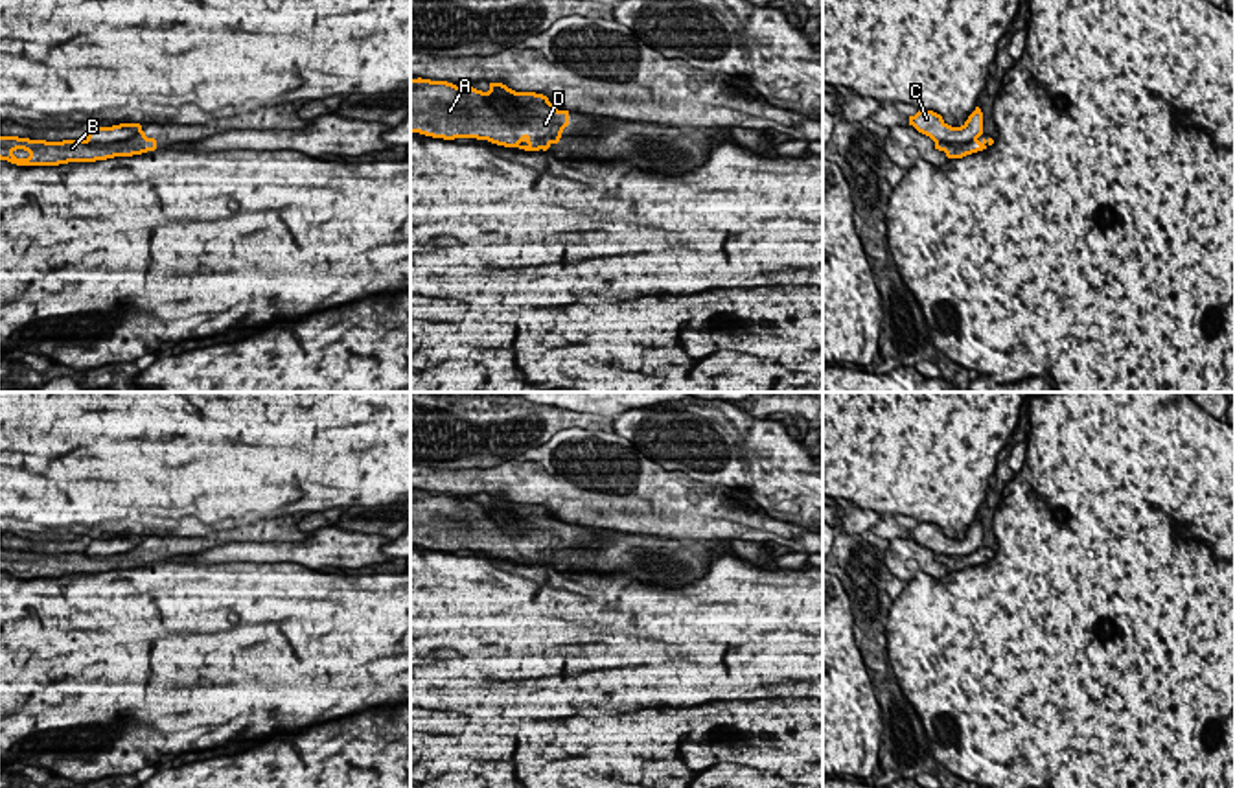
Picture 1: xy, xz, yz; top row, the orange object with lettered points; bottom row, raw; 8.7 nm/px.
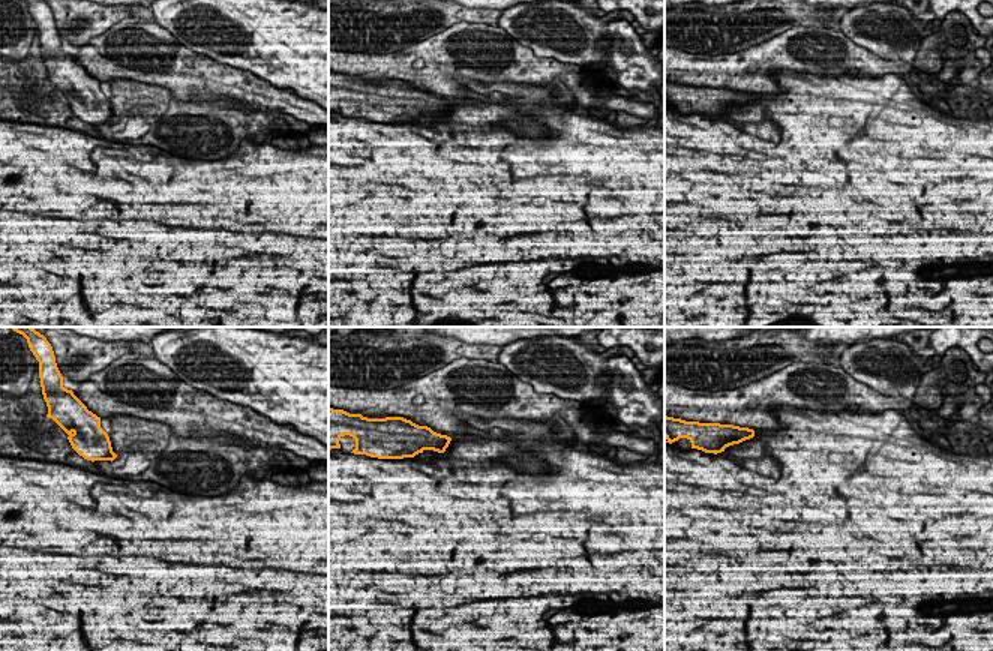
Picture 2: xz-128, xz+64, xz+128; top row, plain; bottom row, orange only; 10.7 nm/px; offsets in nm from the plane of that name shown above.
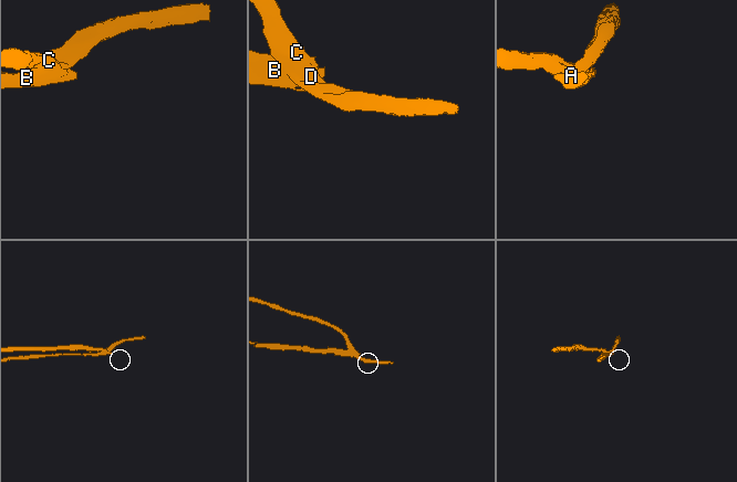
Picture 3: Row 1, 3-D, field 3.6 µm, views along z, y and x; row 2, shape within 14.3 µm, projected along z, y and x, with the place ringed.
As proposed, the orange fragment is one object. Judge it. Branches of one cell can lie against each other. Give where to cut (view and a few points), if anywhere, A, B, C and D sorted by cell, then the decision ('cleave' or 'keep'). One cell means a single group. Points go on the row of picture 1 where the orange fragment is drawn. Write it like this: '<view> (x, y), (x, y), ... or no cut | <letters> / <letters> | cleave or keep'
xy (140, 129), (127, 139), (113, 142), (83, 140) | A B D / C | cleave

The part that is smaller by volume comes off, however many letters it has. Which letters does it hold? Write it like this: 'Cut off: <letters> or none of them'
Cut off: A, B, D

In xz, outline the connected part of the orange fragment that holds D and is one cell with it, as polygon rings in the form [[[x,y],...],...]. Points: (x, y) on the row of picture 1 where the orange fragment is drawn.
[[[410,79],[410,133],[444,140],[477,138],[525,151],[547,151],[560,142],[563,129],[569,125],[569,110],[560,110],[547,96],[536,92],[512,90],[508,99],[515,109],[510,114],[501,114],[490,92],[456,87],[447,81]]]

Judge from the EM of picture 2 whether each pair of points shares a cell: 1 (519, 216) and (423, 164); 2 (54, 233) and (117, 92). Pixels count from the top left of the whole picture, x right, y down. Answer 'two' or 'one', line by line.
1: one
2: two

